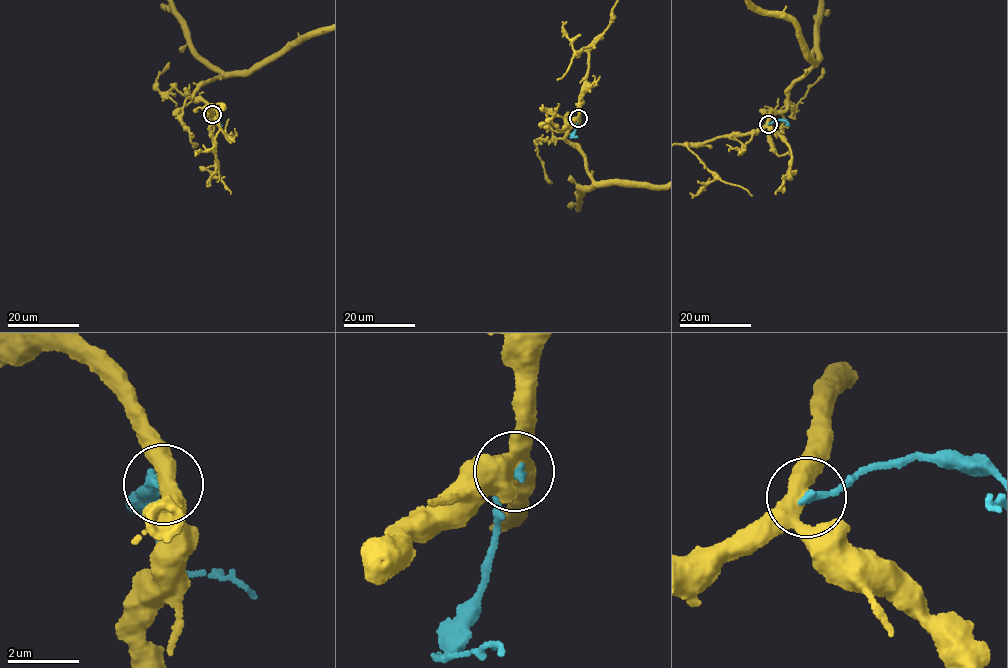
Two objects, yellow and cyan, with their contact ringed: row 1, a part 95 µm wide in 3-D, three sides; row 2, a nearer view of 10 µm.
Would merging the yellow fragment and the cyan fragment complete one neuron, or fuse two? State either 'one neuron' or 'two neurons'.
two neurons

